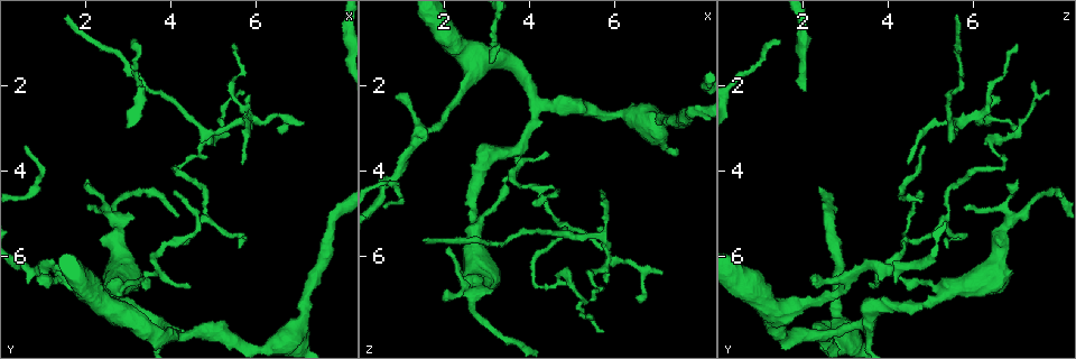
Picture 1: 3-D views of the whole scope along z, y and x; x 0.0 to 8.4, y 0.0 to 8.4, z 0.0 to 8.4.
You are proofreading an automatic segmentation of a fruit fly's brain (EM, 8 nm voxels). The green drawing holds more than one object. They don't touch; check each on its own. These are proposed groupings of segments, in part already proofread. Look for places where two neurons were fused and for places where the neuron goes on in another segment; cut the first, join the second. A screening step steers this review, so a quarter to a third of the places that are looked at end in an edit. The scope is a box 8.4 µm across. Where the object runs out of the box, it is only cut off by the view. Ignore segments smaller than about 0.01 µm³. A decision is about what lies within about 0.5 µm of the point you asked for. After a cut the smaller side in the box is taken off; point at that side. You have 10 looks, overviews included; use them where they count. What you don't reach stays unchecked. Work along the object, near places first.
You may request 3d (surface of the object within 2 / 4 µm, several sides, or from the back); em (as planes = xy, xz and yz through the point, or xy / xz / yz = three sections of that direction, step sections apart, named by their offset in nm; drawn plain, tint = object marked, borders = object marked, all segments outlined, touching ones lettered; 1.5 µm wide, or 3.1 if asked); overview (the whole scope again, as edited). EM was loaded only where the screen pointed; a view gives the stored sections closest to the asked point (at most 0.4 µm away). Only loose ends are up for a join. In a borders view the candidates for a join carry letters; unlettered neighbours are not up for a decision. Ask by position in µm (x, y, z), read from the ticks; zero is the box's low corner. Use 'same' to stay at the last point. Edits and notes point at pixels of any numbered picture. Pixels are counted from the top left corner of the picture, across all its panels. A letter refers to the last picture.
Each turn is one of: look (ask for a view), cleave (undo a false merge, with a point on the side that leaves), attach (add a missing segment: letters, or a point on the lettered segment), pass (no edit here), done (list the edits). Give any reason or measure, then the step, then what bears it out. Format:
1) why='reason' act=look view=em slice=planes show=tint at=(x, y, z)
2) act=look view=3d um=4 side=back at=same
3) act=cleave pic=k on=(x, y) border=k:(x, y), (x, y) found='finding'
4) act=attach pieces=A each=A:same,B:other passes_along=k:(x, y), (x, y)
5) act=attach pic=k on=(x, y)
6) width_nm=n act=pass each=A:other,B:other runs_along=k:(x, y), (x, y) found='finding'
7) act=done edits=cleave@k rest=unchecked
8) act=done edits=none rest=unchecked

why='side arm on a straight run' act=look view=3d um=4 at=(1.50, 6.55, 3.05)

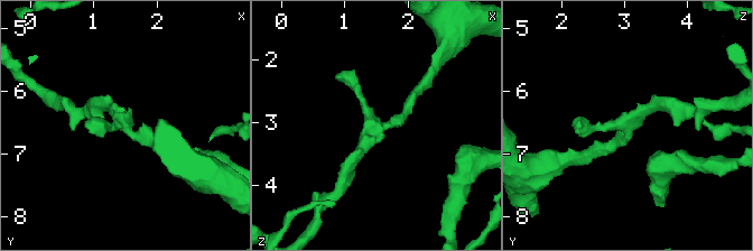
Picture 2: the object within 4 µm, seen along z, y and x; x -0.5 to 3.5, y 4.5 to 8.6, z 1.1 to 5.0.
arms=3 why='now the EM' act=look view=em slice=yz step=4 show=borders at=(1.50, 6.55, 3.05)

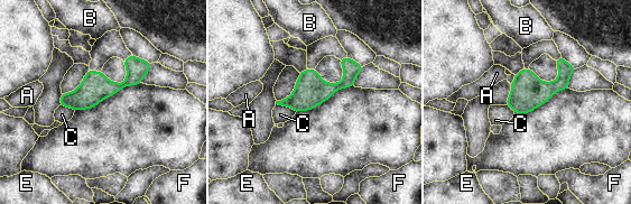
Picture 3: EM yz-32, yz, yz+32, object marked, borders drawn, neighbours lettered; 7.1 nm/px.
width_nm=200 act=pass each=A:other,B:other,C:other,E:other,F:other runs_along=3:(147, 64), (122, 85), (63, 102) found='continuous, no second neuron'

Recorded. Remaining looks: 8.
why='free end' act=look view=3d um=4 at=(0.65, 3.40, 4.80)

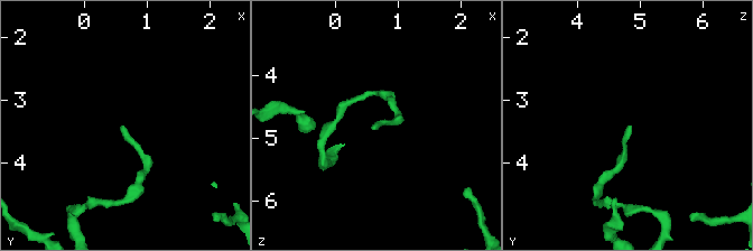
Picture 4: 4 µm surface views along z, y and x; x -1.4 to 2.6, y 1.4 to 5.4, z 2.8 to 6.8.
why='now the EM' act=look view=em slice=planes show=borders at=(0.65, 3.40, 4.85)

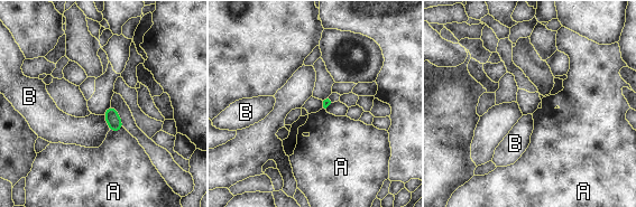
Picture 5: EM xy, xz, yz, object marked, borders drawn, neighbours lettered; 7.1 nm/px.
act=pass each=A:other,B:other border=5:(122, 126), (117, 131), (110, 129) found='no lettered segment goes on from it'

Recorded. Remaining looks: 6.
why='three-way junction' act=look view=3d um=4 at=(5.85, 2.80, 6.10)

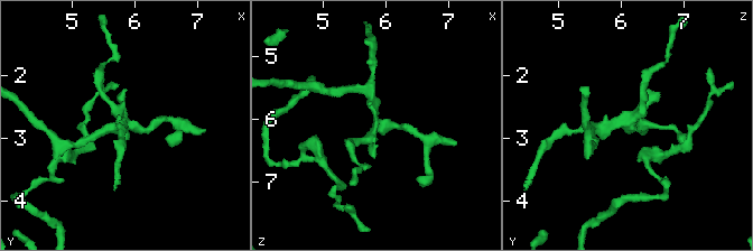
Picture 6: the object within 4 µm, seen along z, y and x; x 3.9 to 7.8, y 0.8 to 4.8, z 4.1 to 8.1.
arms=3 why='need the tissue' act=look view=em slice=planes show=plain at=(5.80, 2.80, 6.10)

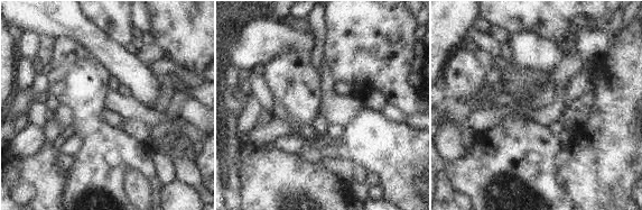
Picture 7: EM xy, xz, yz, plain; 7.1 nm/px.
act=look view=em slice=planes show=borders at=same

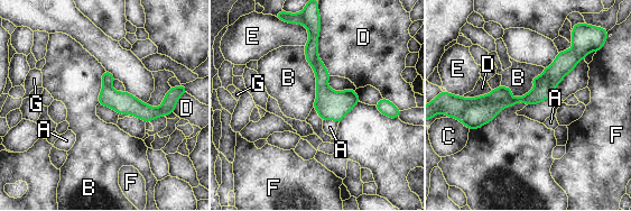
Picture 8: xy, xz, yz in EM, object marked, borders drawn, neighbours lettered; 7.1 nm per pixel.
width_nm=140 act=cleave pic=8 on=(452, 106) each=A:other,B:other,C:other,D:other,E:other,F:other,G:other found='two neurons meet here'

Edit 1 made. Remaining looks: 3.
act=look view=overview

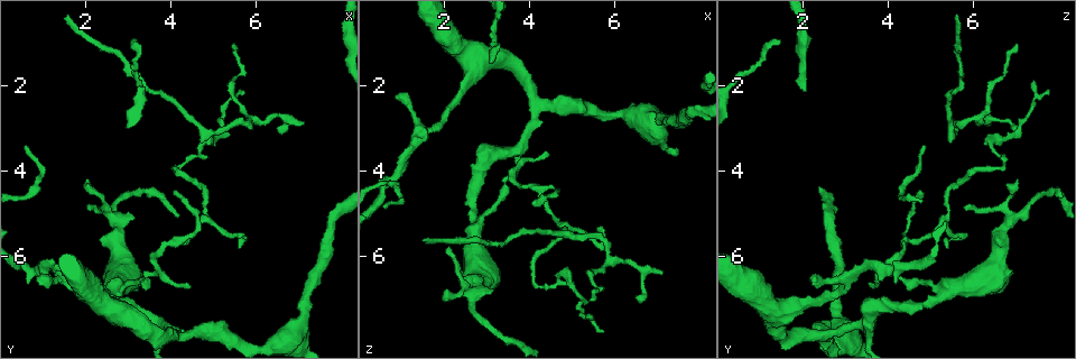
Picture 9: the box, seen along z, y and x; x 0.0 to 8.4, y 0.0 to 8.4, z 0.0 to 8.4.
why='thin end' act=look view=3d um=4 at=(5.45, 1.00, 7.00)

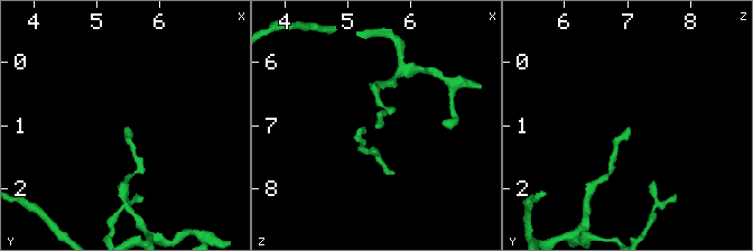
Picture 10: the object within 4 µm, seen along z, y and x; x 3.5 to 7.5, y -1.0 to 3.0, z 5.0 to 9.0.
act=look view=em slice=planes show=borders at=(5.40, 1.05, 7.05)

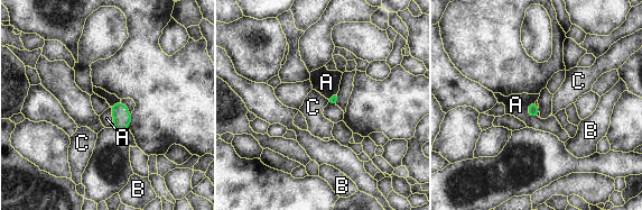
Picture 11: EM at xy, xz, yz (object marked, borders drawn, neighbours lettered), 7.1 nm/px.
width_nm=60 act=pass each=A:other,B:other,C:other border=11:(326, 99), (327, 103) found='no lettered segment goes on from it'

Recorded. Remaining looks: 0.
act=done edits=cleave@8 rest=unchecked

